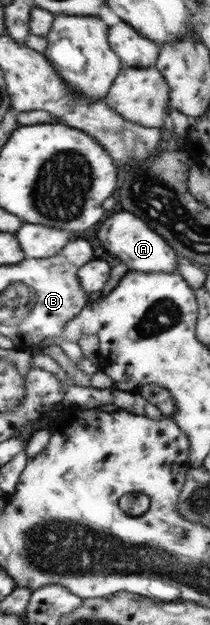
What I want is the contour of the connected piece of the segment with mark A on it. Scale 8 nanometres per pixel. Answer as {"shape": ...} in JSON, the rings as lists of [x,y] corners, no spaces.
{"shape":[[[117,212],[113,216],[109,214],[107,220],[100,223],[97,238],[101,246],[115,254],[125,266],[129,266],[129,270],[143,273],[173,273],[177,269],[179,261],[169,243],[143,220],[129,212]]]}

